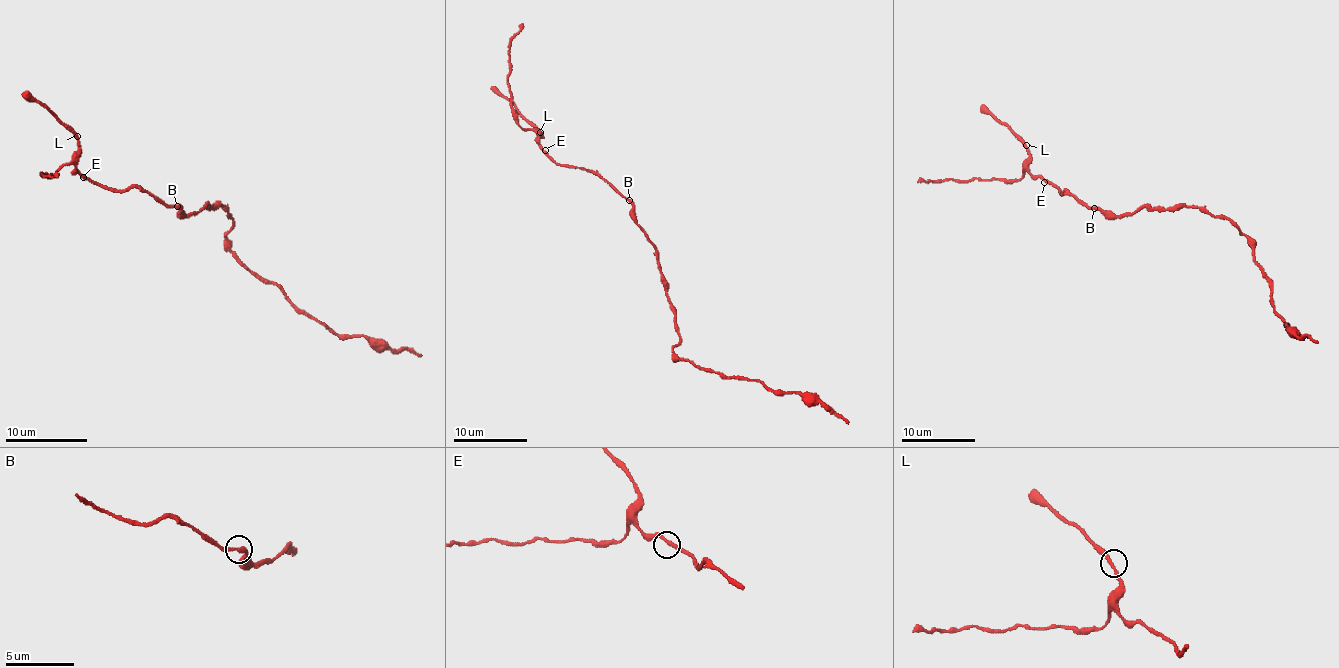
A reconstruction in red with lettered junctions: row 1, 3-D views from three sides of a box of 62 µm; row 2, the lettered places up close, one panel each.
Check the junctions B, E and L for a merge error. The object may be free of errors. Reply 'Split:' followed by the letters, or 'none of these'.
Split: none of these

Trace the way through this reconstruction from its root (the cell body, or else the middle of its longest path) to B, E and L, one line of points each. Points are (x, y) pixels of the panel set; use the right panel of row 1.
B: (1157, 209), (1138, 207), (1133, 213), (1114, 215), (1094, 207)
E: (1157, 209), (1138, 207), (1123, 215), (1090, 209), (1068, 191), (1061, 193), (1057, 187), (1044, 182)
L: (1157, 209), (1138, 207), (1123, 215), (1090, 209), (1068, 191), (1061, 193), (1031, 174), (1026, 145)

